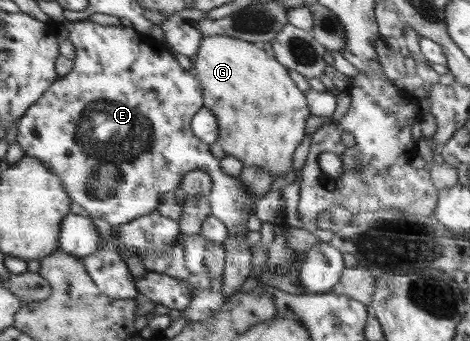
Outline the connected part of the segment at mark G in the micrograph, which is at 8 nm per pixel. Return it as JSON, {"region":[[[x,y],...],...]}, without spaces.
{"region":[[[229,35],[203,36],[202,44],[192,60],[193,72],[198,74],[199,82],[203,85],[205,107],[217,117],[218,142],[226,155],[239,158],[244,166],[269,170],[272,180],[288,172],[292,168],[291,156],[305,134],[309,106],[303,92],[295,86],[294,79],[287,72],[287,67],[246,39],[231,38]]]}

